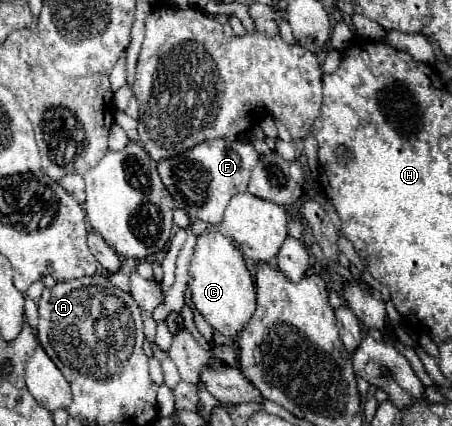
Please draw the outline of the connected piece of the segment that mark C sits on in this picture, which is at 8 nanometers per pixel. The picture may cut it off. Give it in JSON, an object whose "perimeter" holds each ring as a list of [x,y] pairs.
{"perimeter":[[[217,230],[197,236],[193,258],[189,262],[189,290],[195,308],[219,334],[237,336],[255,312],[255,286],[251,272],[245,266],[243,254]]]}

